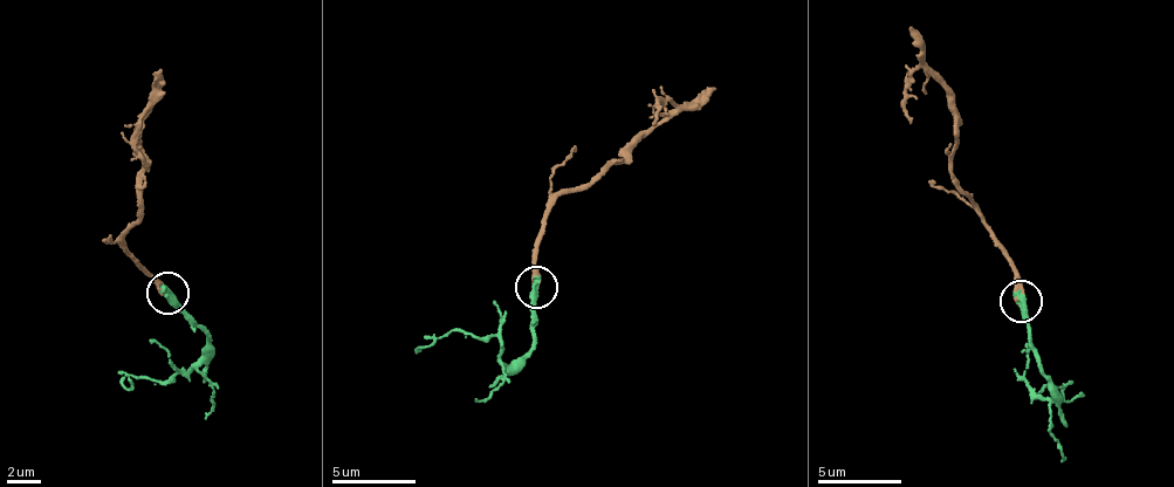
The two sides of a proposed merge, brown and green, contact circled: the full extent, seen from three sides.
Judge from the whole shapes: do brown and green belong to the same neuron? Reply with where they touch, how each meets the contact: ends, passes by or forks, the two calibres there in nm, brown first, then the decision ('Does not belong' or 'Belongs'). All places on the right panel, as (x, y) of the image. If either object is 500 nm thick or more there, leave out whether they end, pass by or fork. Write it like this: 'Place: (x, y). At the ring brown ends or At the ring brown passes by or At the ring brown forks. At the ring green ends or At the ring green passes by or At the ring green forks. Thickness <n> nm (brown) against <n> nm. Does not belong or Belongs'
Place: (1021, 301). At the ring brown ends. At the ring green ends. Thickness 440 nm (brown) against 440 nm. Belongs

